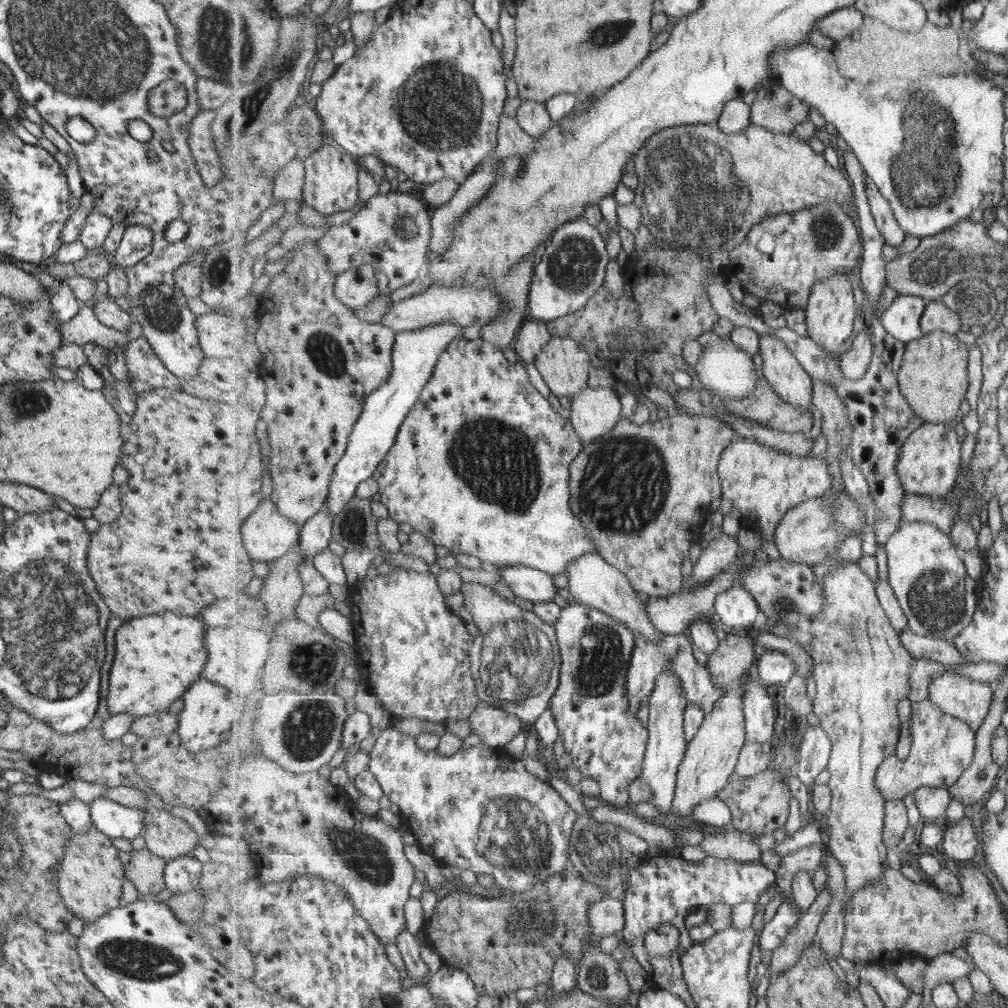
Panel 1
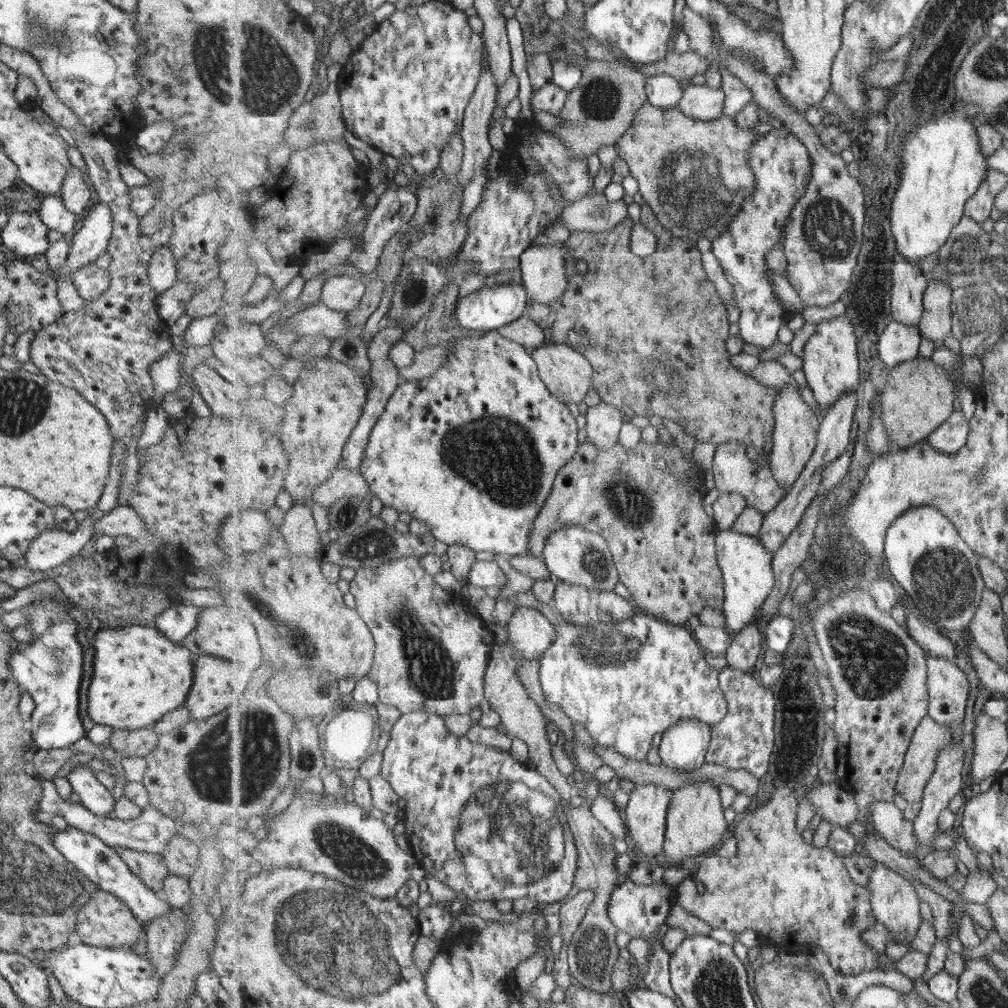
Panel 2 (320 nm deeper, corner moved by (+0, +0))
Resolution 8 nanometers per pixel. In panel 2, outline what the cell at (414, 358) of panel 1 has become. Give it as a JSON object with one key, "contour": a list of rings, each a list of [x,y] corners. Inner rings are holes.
{"contour":[[[512,281],[503,282],[492,287],[483,286],[477,293],[460,298],[456,310],[456,321],[461,327],[471,330],[494,331],[511,324],[523,316],[529,309],[528,292],[525,292],[523,284]]]}

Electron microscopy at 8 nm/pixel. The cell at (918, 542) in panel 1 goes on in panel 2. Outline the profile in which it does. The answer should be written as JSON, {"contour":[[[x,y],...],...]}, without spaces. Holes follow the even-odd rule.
{"contour":[[[934,506],[906,510],[890,527],[885,546],[887,570],[914,611],[948,630],[969,628],[987,586],[980,571],[980,557],[942,510]]]}

